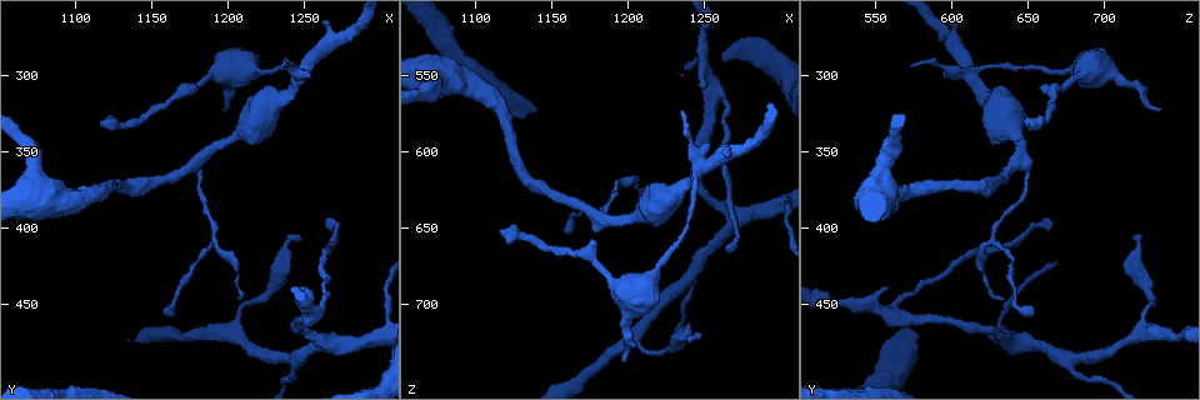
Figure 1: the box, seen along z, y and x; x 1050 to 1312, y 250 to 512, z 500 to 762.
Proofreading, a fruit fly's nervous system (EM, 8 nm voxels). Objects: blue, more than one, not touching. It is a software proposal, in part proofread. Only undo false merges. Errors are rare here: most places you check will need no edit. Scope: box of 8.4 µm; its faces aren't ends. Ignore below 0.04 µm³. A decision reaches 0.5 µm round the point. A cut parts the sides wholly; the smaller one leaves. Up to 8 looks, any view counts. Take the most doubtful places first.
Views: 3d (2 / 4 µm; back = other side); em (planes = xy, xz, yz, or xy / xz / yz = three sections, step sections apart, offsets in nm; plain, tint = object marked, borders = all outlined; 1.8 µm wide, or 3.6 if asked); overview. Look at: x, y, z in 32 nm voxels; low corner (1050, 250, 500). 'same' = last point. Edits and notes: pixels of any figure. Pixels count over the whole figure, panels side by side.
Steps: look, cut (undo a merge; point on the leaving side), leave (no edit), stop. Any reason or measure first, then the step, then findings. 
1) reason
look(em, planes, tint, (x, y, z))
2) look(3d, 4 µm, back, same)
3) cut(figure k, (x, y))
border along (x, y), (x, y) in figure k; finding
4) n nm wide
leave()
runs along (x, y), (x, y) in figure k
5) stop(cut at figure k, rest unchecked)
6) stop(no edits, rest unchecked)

look(em, 3.6 µm, yz, step 8, tint, (1246, 302, 616))

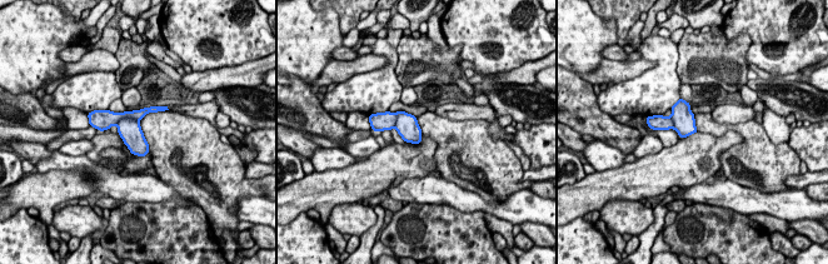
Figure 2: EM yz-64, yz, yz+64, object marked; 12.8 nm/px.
cut(figure 2, (106, 119))
border along (136, 119), (121, 118), (115, 124) in figure 2; a second neuron is stuck on

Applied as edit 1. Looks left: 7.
redraw
look(overview)

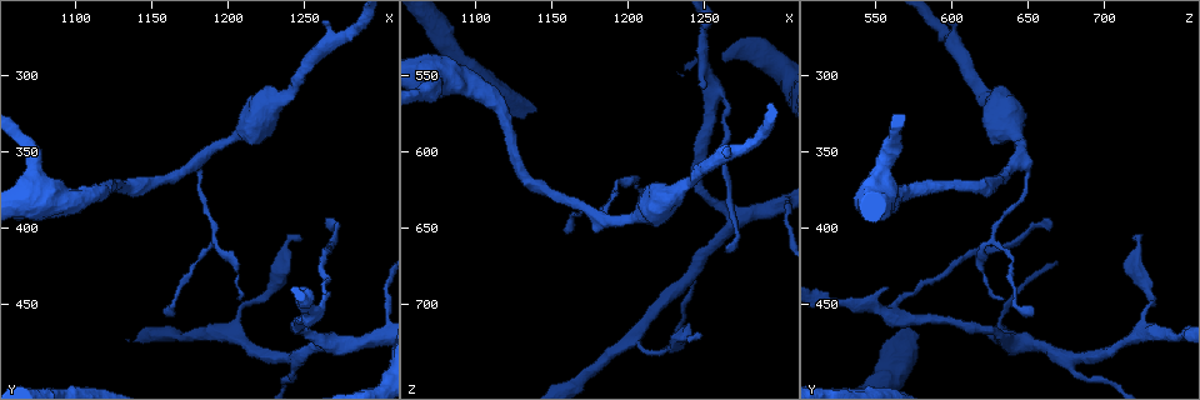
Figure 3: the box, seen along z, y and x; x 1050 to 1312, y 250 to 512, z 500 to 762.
three arms meet
look(em, planes, plain, (1180, 358, 642))

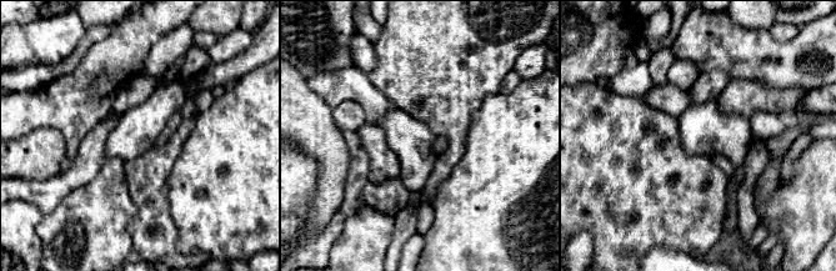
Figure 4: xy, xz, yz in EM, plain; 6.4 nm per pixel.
look(em, planes, tint, same)

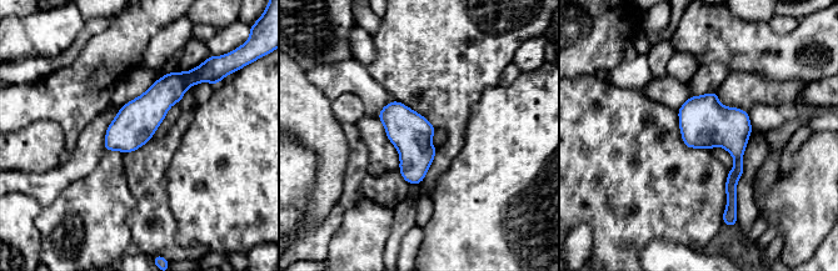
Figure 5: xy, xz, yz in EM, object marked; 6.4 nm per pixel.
leave()
runs along (186, 75), (108, 147) in figure 5; all the same neuron

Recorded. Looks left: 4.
sudden change in width
look(em, planes, plain, (1246, 486, 674))

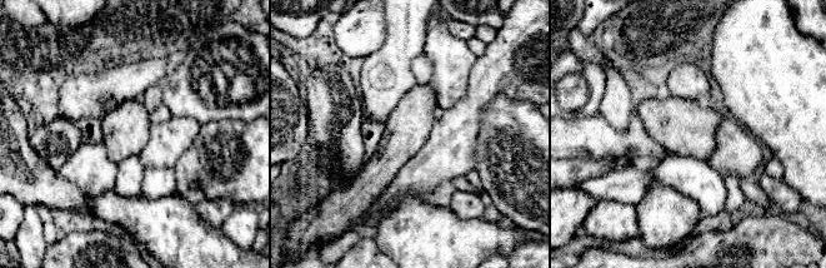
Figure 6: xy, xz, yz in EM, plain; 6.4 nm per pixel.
with the object marked
look(em, planes, tint, same)

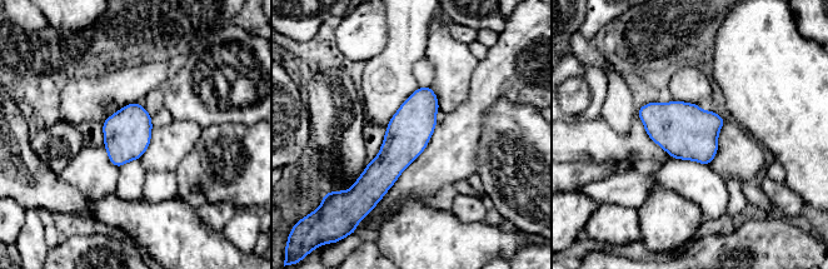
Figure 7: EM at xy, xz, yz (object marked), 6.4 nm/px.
280 nm wide
leave()
continuous, no second neuron

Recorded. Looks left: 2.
stop(cut at figure 2, rest unchecked)

